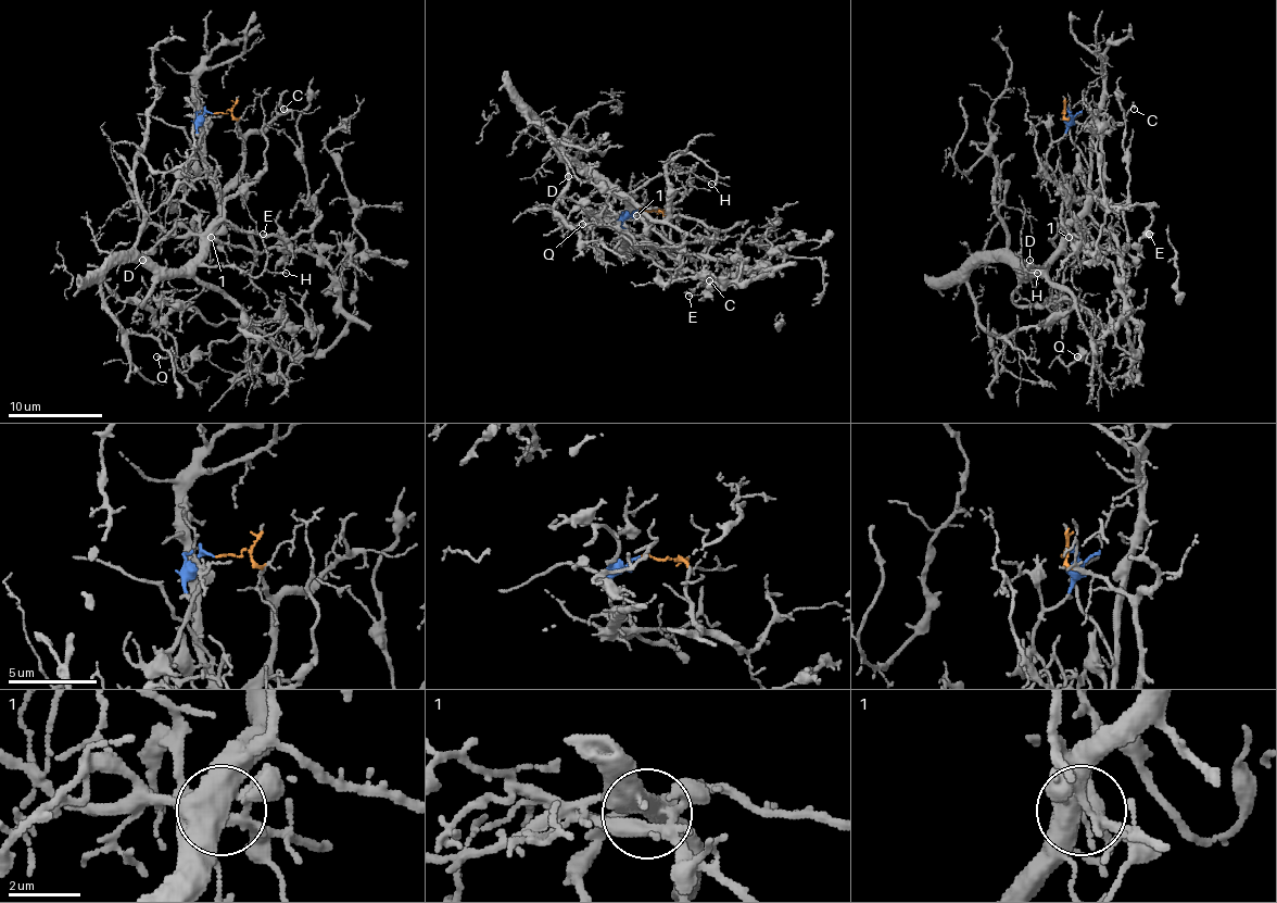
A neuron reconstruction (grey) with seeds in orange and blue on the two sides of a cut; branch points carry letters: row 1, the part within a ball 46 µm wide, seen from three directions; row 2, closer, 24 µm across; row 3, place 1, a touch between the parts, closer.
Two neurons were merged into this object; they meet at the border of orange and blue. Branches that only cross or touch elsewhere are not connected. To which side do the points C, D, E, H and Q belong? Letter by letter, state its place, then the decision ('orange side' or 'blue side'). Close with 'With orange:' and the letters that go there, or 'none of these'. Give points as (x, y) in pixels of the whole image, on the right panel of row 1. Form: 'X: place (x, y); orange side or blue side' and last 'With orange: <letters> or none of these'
C: place (1134, 109); orange side
D: place (1029, 260); orange side
E: place (1149, 234); blue side
H: place (1037, 273); orange side
Q: place (1077, 356); blue side
With orange: C, D, H

